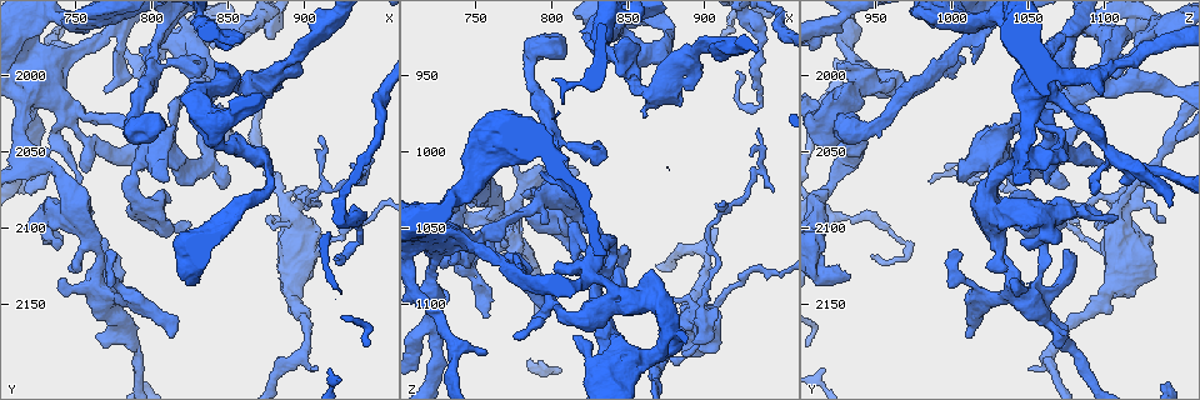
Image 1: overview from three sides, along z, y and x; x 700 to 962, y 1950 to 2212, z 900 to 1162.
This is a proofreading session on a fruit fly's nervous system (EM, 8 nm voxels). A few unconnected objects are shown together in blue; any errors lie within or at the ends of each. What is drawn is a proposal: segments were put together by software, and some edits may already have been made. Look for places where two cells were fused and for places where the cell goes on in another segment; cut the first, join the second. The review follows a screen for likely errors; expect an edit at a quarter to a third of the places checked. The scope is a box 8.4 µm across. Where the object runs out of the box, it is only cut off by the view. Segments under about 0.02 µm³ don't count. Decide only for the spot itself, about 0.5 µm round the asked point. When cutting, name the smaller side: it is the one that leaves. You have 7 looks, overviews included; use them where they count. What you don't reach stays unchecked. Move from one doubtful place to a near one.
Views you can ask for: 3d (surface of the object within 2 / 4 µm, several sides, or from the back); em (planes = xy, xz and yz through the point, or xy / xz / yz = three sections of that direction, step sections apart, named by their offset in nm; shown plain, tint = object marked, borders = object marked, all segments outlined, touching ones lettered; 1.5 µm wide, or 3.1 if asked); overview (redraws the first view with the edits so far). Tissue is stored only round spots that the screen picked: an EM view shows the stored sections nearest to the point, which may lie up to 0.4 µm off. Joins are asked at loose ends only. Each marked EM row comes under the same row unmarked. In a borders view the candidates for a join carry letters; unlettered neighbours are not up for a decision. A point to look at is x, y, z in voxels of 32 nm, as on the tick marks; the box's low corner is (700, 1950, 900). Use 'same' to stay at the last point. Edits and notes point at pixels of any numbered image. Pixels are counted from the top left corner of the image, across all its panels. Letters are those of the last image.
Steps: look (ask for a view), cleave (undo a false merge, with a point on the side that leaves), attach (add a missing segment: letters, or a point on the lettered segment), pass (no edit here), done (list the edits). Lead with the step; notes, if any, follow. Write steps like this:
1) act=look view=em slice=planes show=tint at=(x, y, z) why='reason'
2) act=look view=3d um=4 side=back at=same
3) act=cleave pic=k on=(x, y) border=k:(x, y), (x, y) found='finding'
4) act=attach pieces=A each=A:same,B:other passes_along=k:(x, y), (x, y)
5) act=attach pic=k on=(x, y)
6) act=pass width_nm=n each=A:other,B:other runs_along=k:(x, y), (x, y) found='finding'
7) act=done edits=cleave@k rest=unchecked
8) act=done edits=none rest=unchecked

act=look view=em slice=yz step=4 show=tint at=(908, 2194, 1050) why='free end'

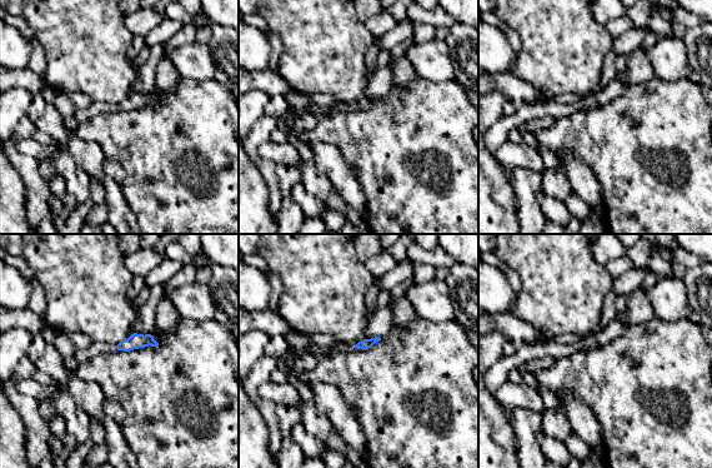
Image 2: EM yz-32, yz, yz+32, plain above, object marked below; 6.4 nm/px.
act=look view=em slice=planes show=borders at=same

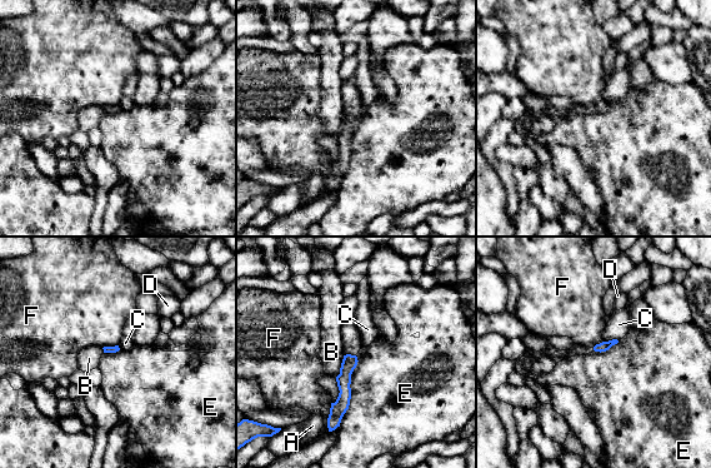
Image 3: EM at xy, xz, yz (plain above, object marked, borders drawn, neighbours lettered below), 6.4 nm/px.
act=pass each=A:other,B:other,C:other,D:other,E:other,F:other runs_along=3:(353, 358), (331, 427) found='no lettered segment goes on from it'

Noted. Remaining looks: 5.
act=look view=em slice=planes show=borders at=(814, 2172, 1010) why='branch stops here'

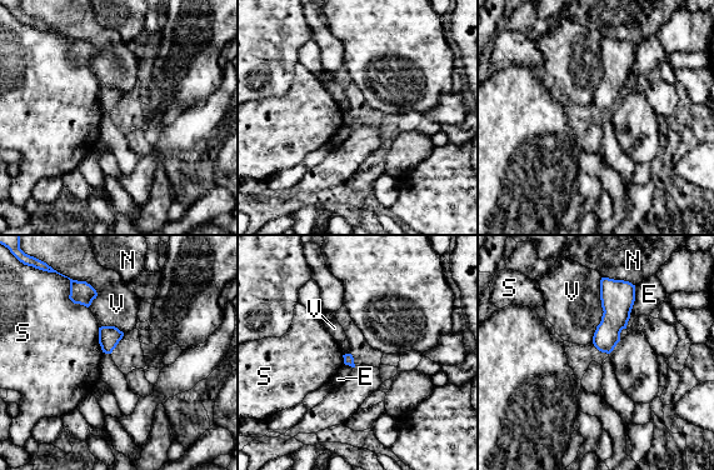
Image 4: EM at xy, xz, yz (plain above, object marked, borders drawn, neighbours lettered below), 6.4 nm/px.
act=pass each=E:other,N:other,S:other,V:other border=4:(602, 278), (603, 315), (592, 341) found='none of them fits'

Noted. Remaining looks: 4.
act=look view=em slice=yz step=8 show=tint at=(798, 1994, 1104) why='sharp bend'

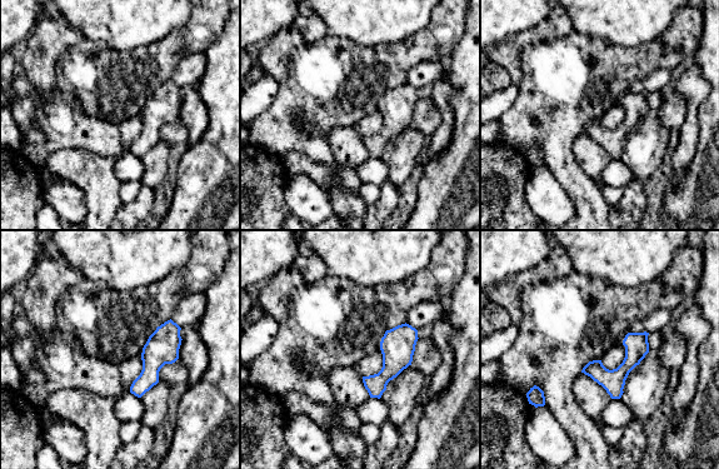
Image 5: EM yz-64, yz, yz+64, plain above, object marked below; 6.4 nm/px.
act=look view=em slice=planes show=tint at=same

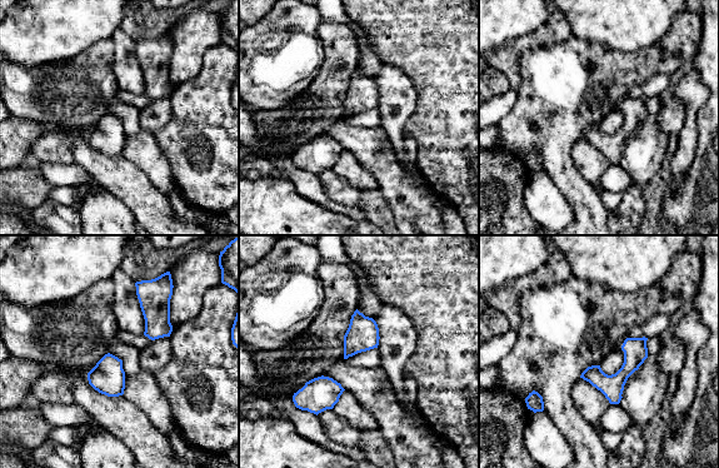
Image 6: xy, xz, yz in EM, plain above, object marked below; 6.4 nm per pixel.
act=look view=em slice=planes show=borders at=same why='what lies round it'

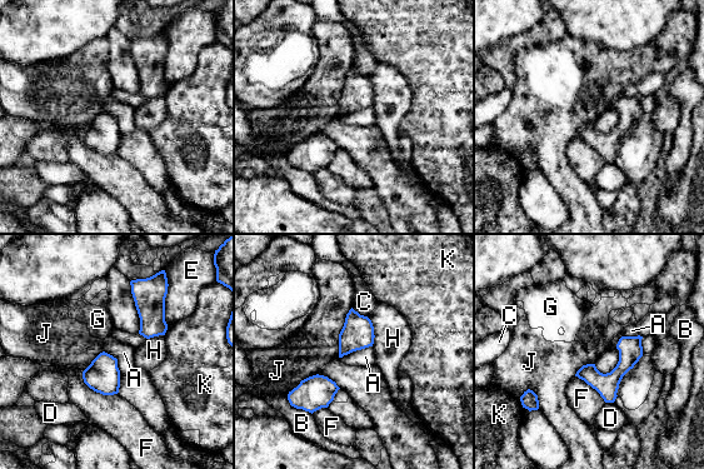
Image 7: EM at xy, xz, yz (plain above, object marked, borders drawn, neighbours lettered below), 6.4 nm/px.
act=pass each=A:other,B:other,C:other,D:other,E:other,F:other,G:other,H:other,J:other,K:other border=7:(372, 345), (353, 350), (339, 358) found='all the same cell'

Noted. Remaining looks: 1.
act=done edits=none rest=unchecked

